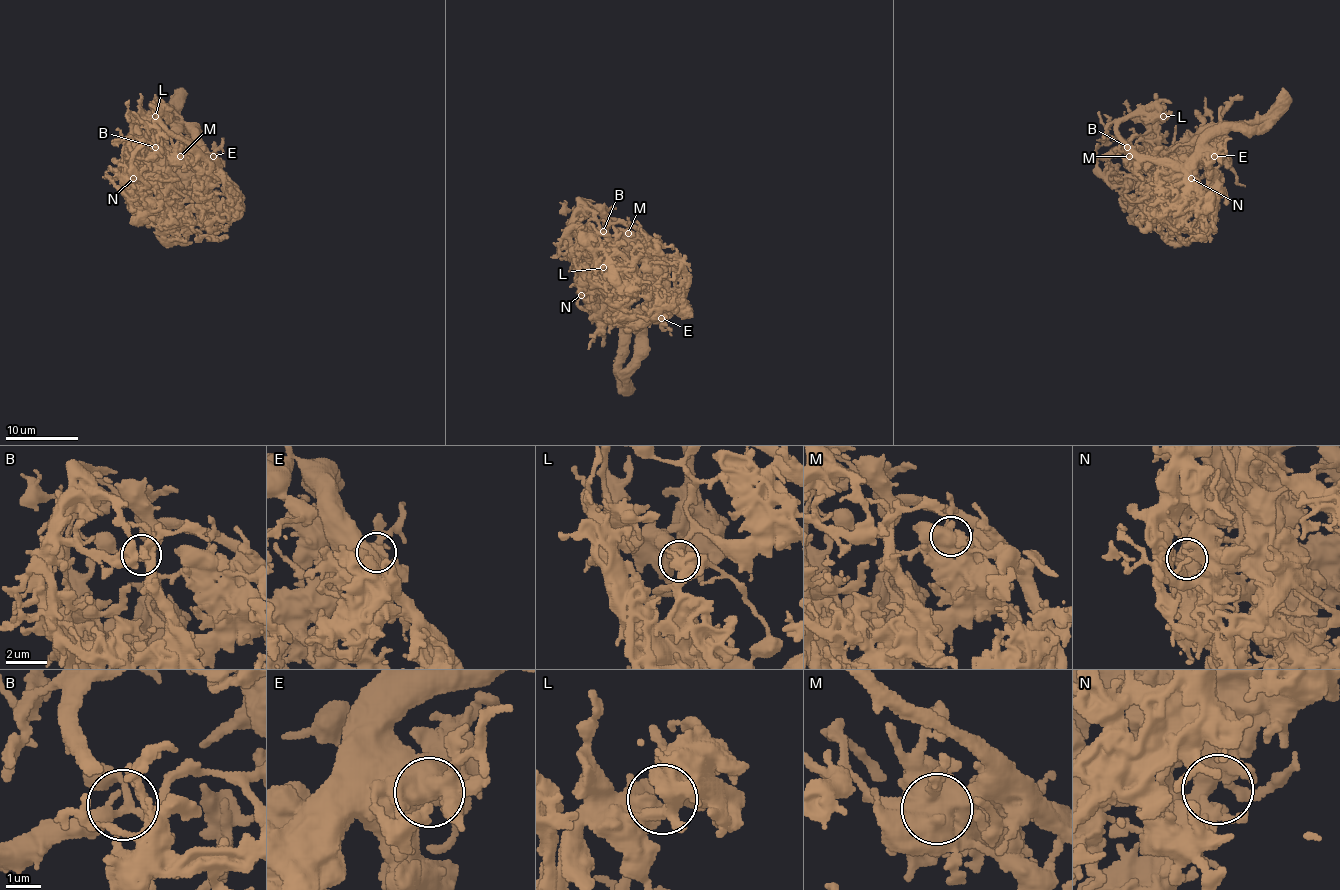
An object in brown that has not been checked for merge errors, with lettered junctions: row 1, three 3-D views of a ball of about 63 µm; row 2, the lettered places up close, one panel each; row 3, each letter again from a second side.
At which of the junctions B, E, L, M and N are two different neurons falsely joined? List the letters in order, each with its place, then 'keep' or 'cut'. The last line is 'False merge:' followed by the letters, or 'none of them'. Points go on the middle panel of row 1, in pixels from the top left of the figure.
B: (603, 231) | keep
E: (661, 318) | keep
L: (603, 267) | keep
M: (628, 233) | keep
N: (581, 295) | keep
False merge: none of them

